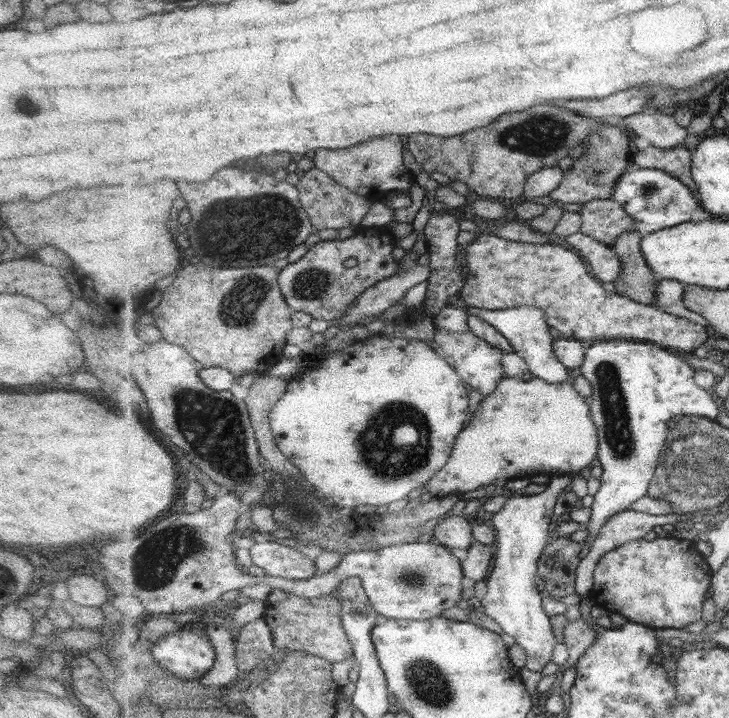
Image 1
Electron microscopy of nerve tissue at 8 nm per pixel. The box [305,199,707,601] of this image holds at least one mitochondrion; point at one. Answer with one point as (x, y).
(391, 426)

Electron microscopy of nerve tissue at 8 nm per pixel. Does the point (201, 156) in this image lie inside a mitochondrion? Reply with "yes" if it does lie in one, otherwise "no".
no

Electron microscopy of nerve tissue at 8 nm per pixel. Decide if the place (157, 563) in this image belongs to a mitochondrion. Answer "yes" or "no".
yes

